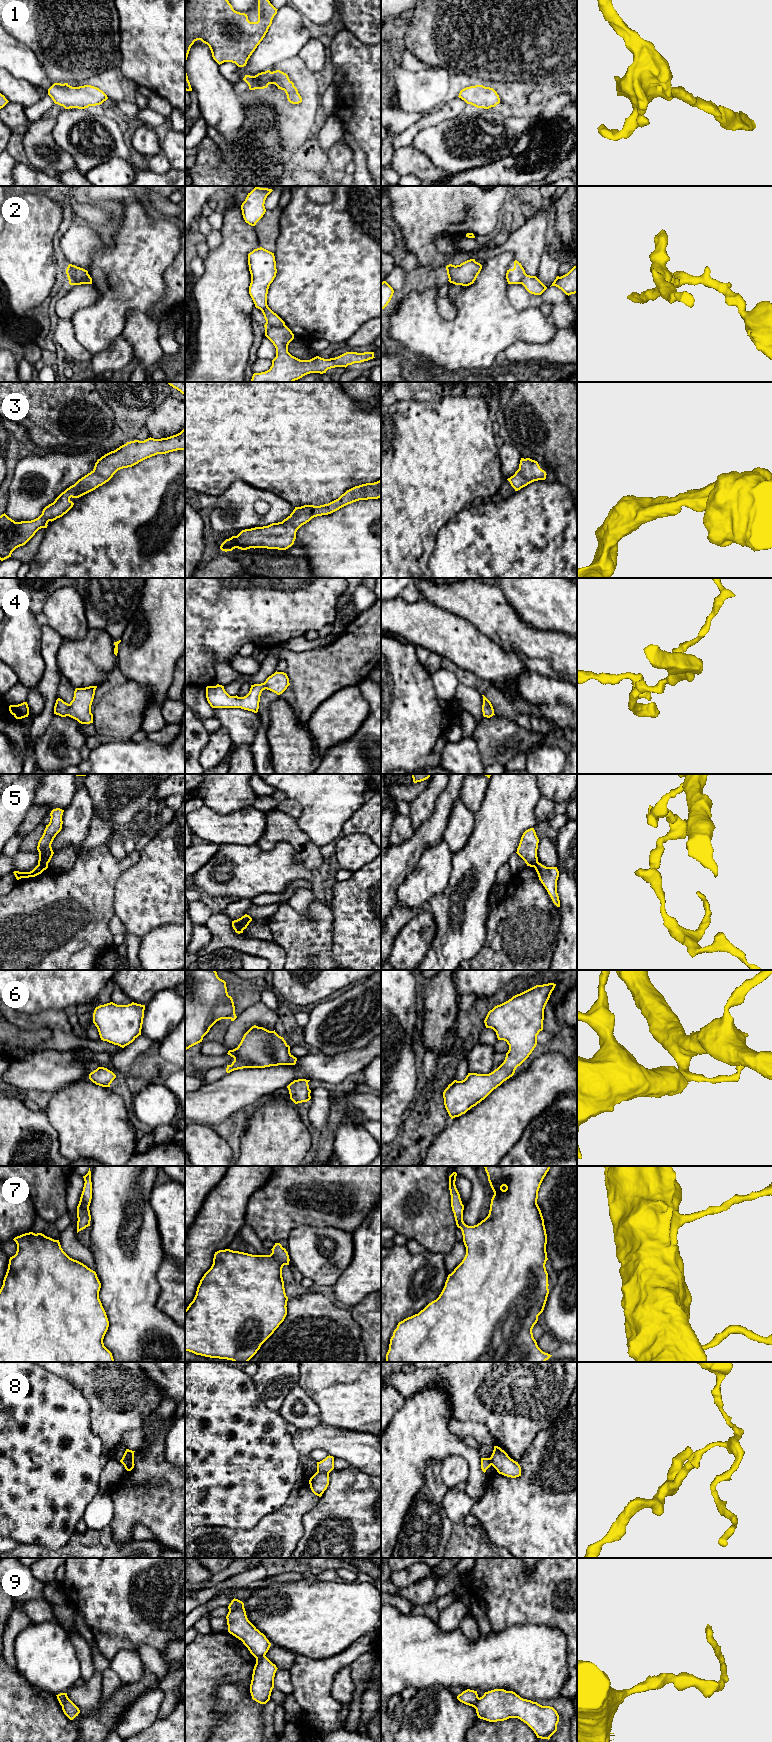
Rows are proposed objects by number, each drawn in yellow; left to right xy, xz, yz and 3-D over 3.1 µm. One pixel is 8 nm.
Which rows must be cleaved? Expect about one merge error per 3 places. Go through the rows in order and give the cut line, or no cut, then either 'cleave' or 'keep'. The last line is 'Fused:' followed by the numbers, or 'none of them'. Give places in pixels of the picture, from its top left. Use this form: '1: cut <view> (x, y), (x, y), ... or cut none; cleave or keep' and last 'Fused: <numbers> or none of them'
1: cut none; keep
2: cut xy (88, 274), (83, 280), (69, 281); cleave
3: cut none; keep
4: cut none; keep
5: cut xy (38, 863), (47, 865); cleave
6: cut none; keep
7: cut none; keep
8: cut xy (130, 1450), (130, 1459), (123, 1464); cleave
9: cut yz (479, 1698), (474, 1707); cleave
Fused: 2, 5, 8, 9

